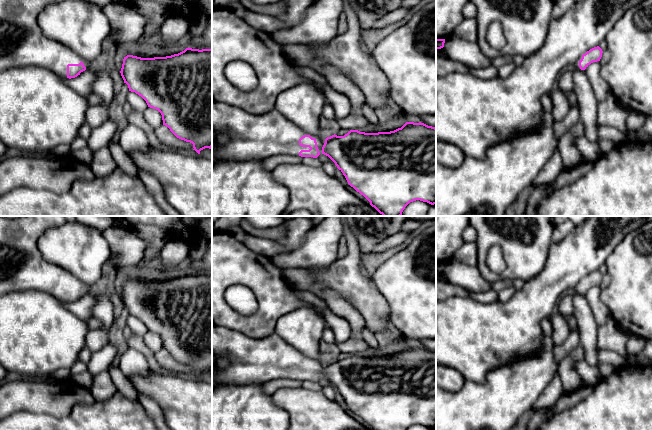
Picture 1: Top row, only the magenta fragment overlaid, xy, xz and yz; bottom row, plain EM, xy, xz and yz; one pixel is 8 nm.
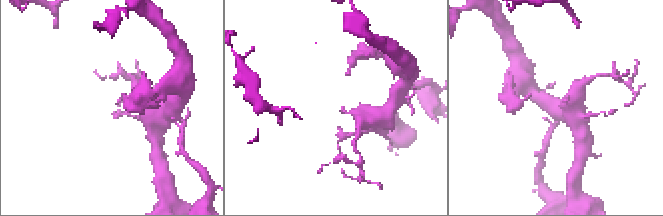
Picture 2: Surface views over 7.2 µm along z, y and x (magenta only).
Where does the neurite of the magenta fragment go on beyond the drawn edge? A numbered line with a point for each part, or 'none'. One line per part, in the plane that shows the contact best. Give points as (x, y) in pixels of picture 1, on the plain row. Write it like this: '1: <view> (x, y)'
1: xz (237, 358)

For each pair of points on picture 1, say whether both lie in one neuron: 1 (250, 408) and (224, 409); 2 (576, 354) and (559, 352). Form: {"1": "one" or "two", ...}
{"1": "one", "2": "two"}

